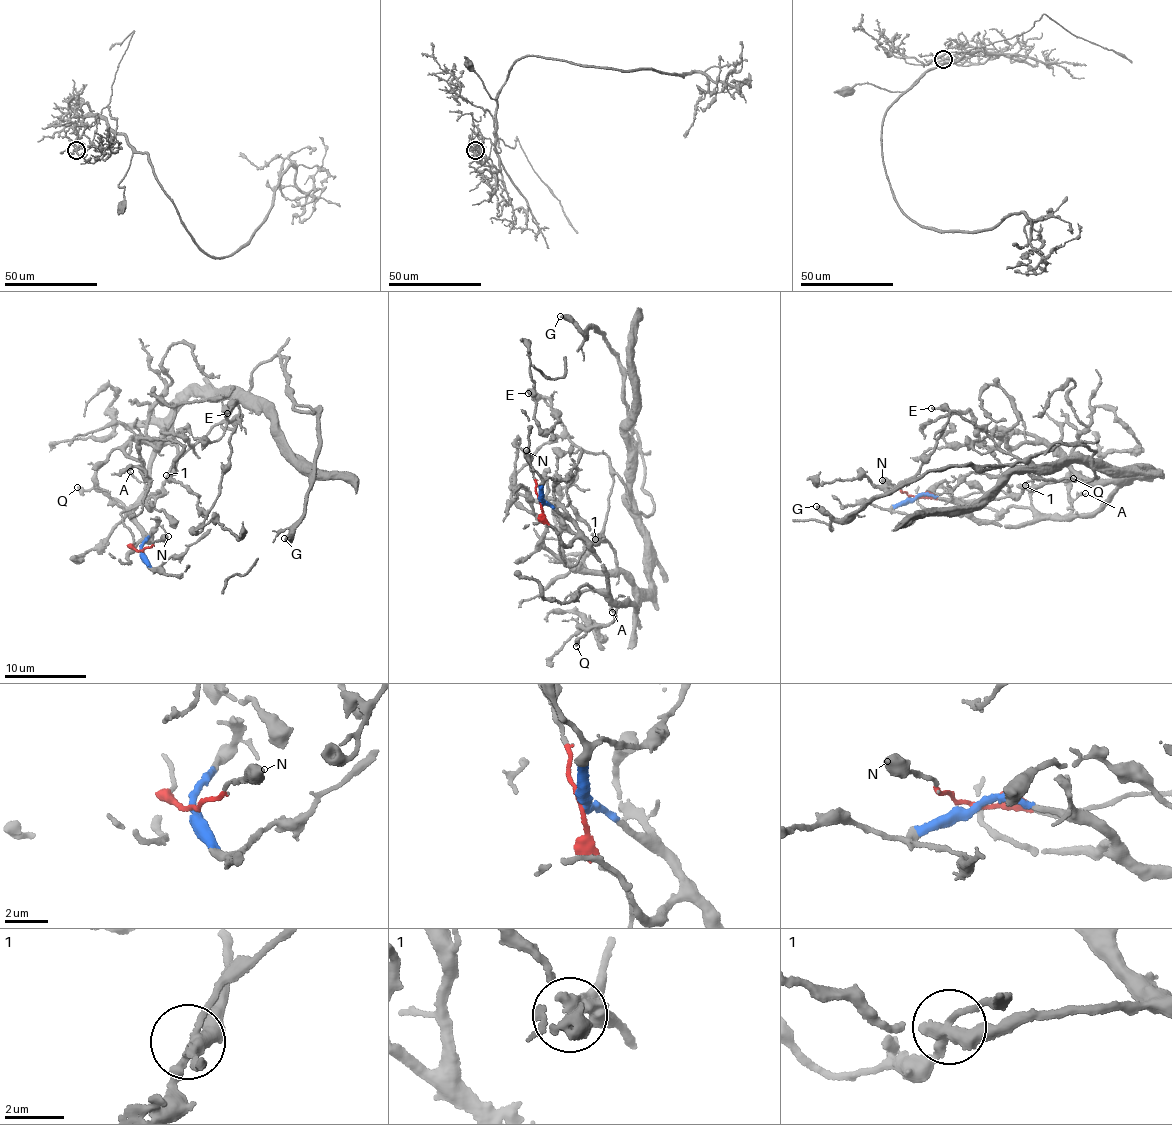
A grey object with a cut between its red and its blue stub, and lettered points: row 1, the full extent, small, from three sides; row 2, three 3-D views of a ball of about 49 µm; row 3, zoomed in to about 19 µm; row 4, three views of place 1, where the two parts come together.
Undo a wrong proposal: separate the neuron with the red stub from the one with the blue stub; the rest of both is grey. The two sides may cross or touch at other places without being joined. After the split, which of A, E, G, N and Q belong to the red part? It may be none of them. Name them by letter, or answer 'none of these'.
E, G, N

